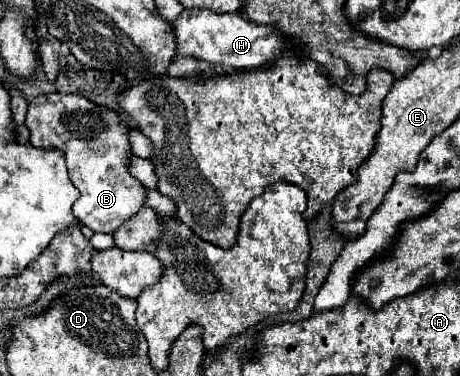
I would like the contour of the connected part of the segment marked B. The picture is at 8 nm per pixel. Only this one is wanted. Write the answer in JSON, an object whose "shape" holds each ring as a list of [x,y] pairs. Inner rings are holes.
{"shape":[[[48,94],[38,96],[26,114],[26,128],[30,130],[30,144],[34,148],[56,148],[66,154],[66,164],[70,172],[72,184],[80,190],[80,198],[74,202],[72,212],[74,216],[94,232],[114,232],[120,228],[130,216],[138,214],[138,210],[146,204],[146,190],[144,186],[130,174],[130,160],[132,160],[132,146],[130,146],[130,130],[132,126],[120,118],[118,112],[98,106],[80,94]]]}

